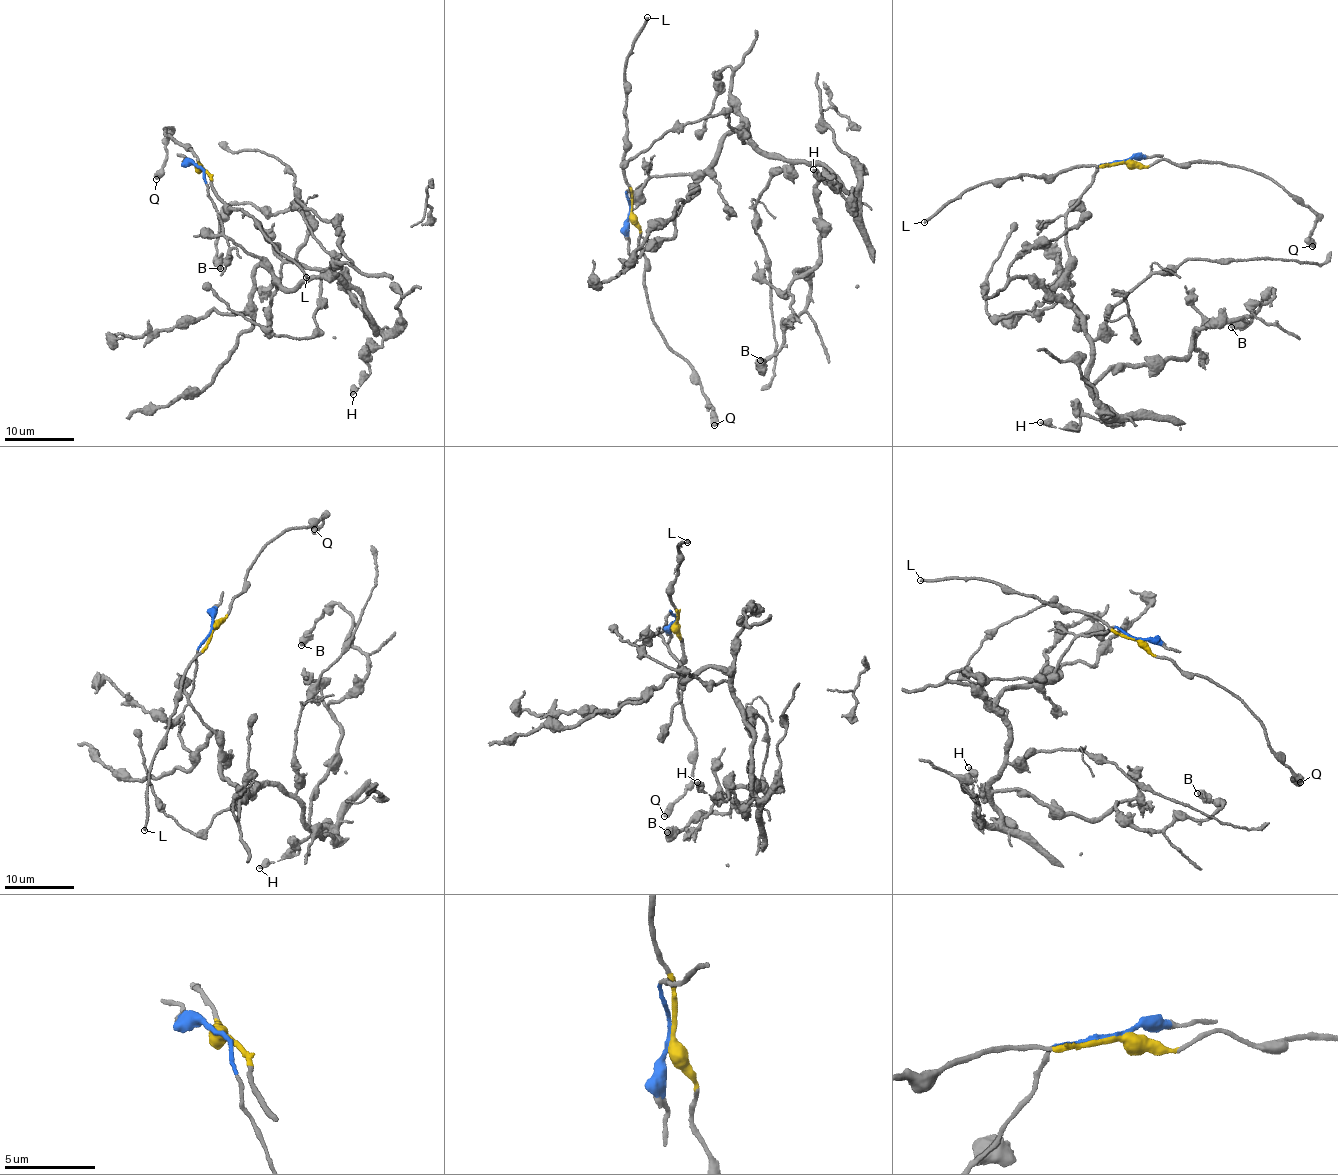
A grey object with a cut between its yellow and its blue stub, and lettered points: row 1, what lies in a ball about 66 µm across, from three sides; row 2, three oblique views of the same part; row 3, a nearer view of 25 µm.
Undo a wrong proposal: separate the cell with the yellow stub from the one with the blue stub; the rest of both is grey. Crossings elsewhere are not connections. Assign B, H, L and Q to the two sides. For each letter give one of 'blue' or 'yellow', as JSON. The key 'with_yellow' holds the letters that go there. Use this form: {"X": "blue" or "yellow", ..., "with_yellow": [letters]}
{"B": "blue", "H": "blue", "L": "yellow", "Q": "yellow", "with_yellow": ["L", "Q"]}

